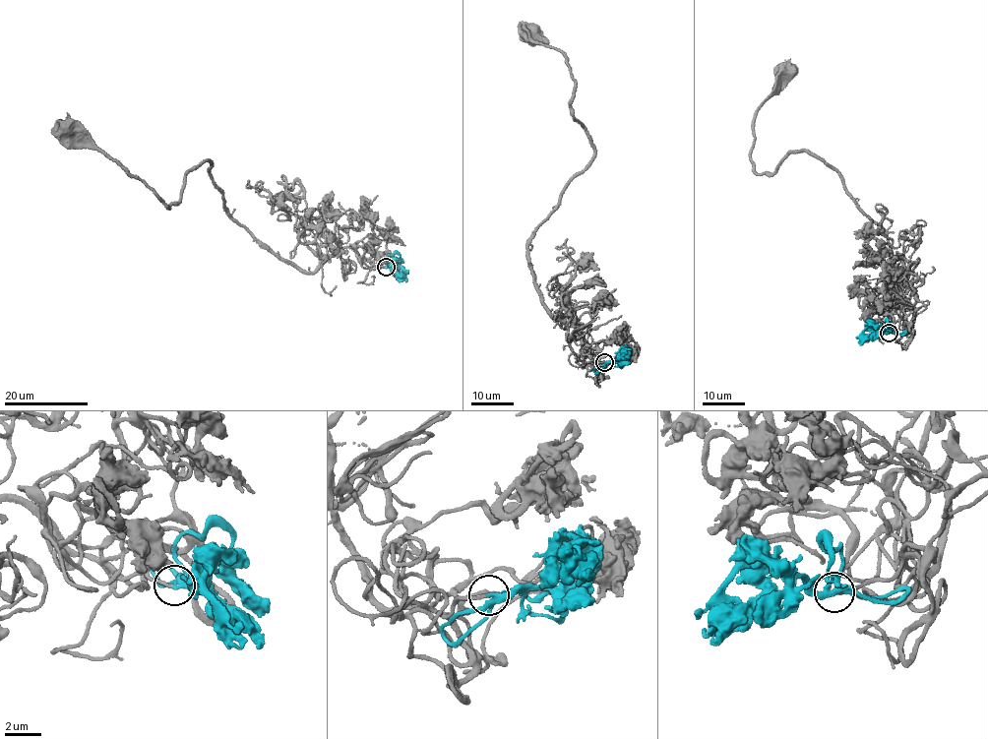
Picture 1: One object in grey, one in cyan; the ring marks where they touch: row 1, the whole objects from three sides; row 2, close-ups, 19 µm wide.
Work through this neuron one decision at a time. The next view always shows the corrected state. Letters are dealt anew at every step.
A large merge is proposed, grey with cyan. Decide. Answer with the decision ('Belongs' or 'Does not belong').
Belongs

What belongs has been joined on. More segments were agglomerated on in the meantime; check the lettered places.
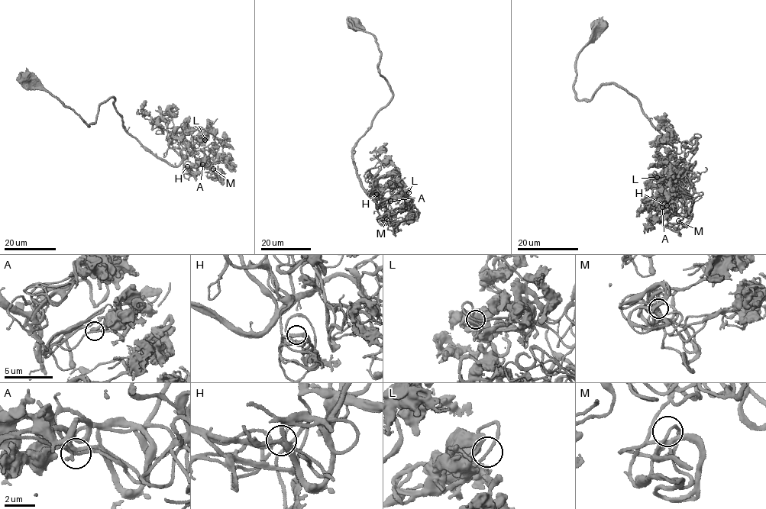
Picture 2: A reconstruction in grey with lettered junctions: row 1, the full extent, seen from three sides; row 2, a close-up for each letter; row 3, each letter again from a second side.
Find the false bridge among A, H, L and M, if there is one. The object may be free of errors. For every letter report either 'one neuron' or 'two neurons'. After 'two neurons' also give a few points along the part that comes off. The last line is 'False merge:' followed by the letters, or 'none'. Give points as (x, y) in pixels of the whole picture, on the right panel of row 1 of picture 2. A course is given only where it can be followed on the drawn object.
A: one neuron
H: one neuron
L: one neuron
M: one neuron
False merge: none

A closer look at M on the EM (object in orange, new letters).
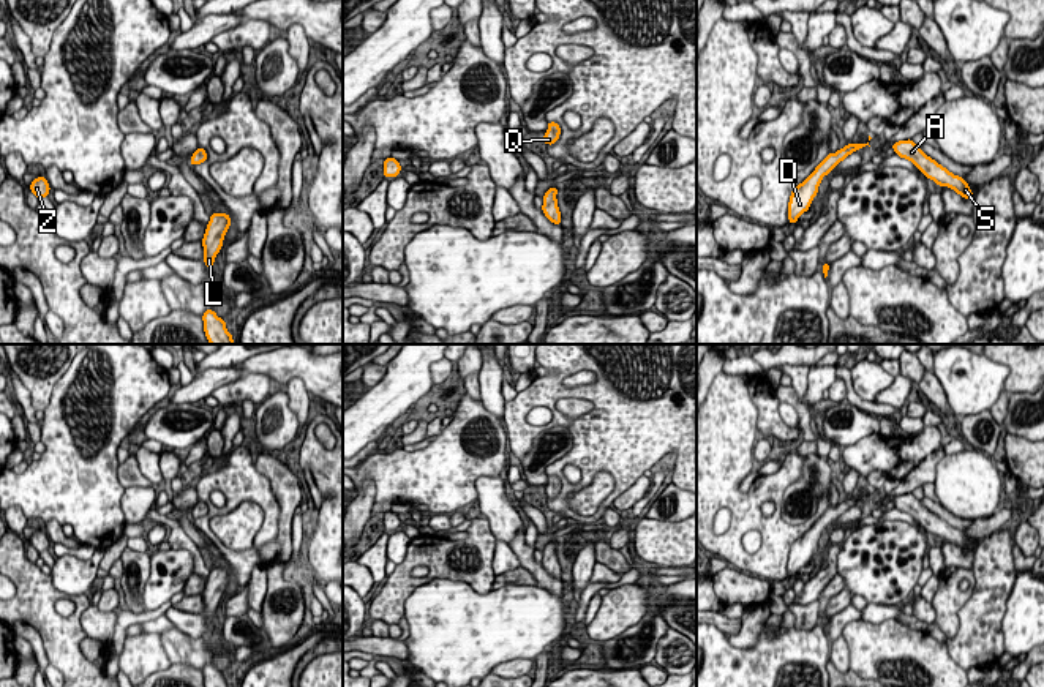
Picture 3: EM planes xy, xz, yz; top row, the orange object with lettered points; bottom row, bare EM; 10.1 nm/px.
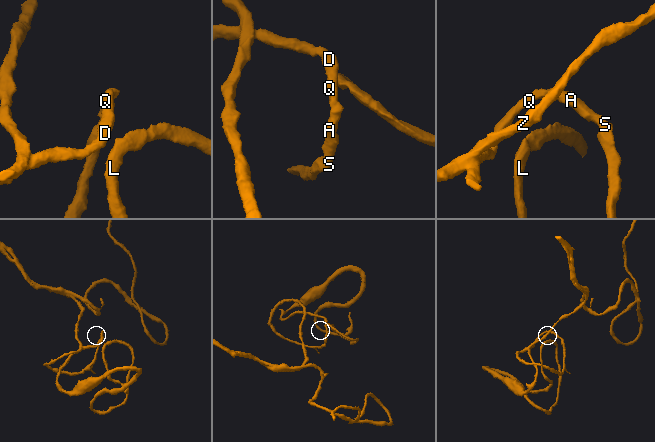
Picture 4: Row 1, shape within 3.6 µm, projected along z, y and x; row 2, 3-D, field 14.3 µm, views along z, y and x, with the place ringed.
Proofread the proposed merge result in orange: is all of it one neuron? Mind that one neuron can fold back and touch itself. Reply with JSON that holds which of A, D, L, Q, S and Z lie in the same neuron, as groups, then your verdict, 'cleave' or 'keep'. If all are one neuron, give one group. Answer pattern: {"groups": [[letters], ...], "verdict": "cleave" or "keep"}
{"groups": [["A", "D", "L", "Q", "S", "Z"]], "verdict": "keep"}

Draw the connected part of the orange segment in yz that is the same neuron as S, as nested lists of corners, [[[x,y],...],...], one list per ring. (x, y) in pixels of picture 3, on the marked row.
[[[911,139],[894,142],[891,148],[897,156],[911,161],[927,178],[933,180],[938,186],[948,186],[963,199],[975,197],[963,177],[954,175],[935,160],[927,156]]]

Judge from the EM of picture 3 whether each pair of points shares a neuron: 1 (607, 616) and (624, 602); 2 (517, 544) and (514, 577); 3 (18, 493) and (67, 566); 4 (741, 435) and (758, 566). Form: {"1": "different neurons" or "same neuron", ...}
{"1": "same neuron", "2": "different neurons", "3": "different neurons", "4": "same neuron"}

